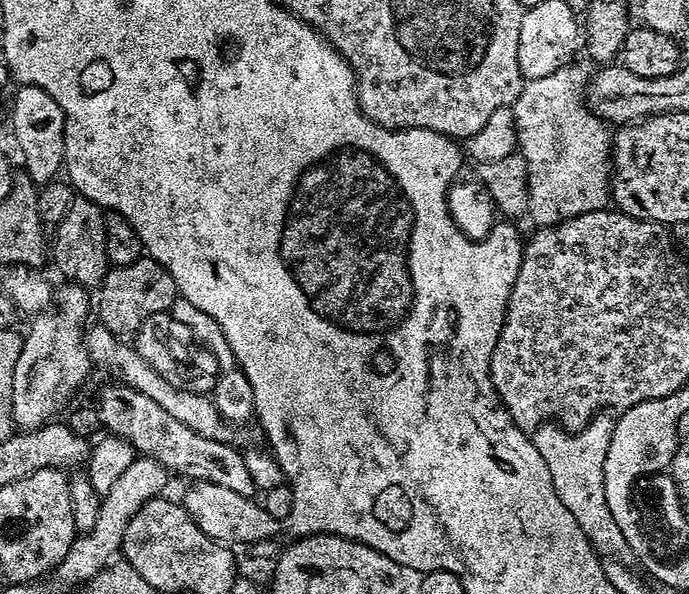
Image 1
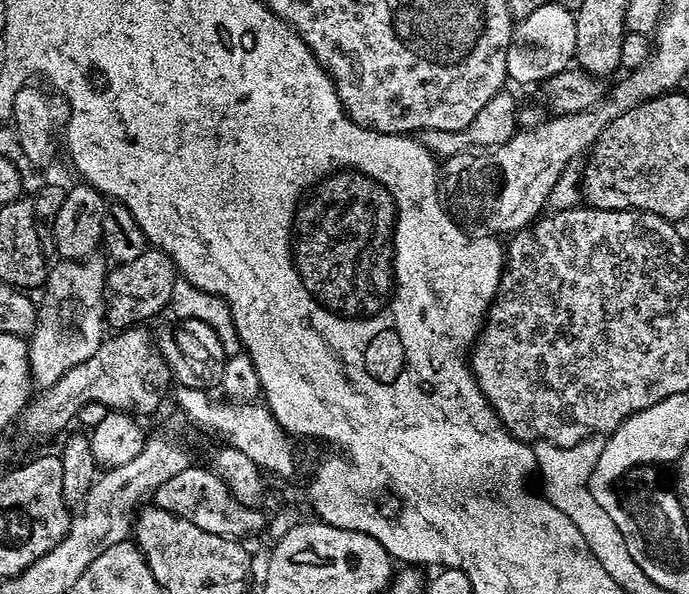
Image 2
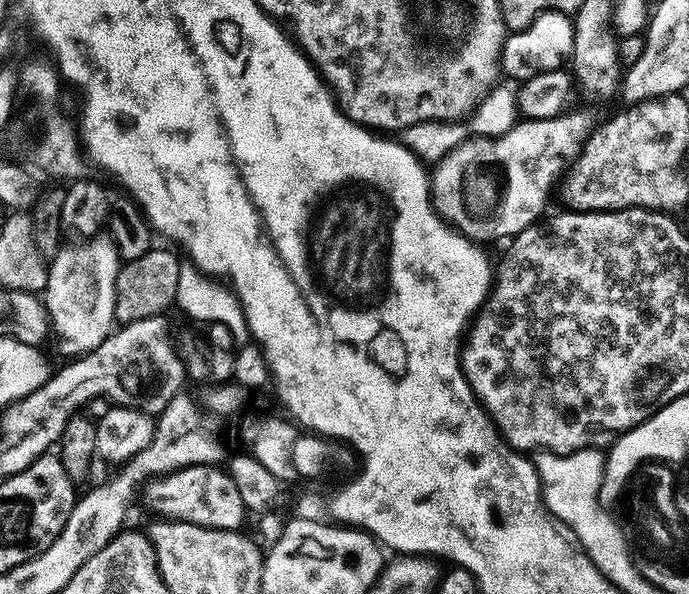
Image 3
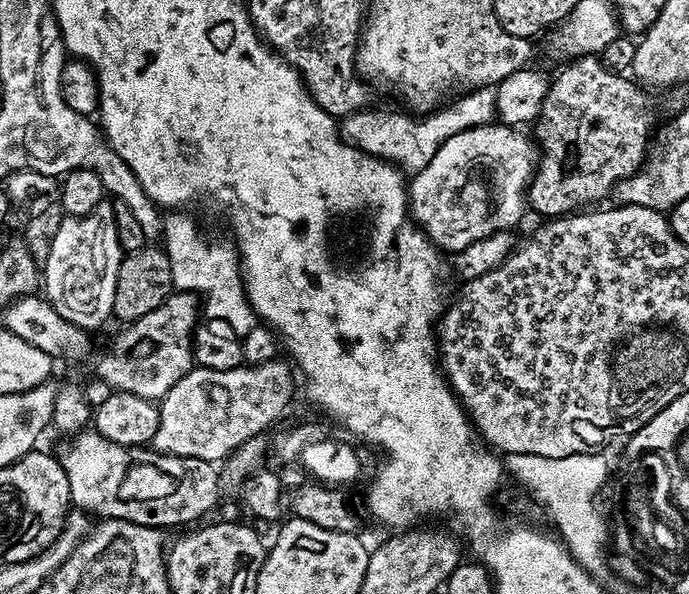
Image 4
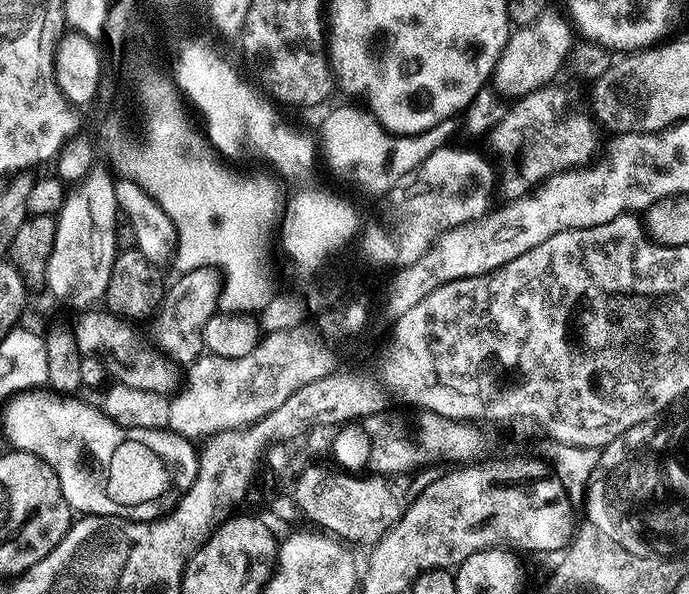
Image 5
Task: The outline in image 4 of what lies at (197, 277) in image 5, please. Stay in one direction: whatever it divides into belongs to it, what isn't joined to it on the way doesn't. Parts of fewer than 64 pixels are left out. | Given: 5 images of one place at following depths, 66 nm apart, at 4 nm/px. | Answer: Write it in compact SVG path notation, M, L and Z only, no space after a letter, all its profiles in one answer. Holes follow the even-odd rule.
M173 291L166 302L158 306L158 310L150 310L150 314L131 321L125 327L128 328L125 332L117 334L112 349L101 358L95 375L117 392L138 394L138 398L153 402L163 400L170 386L174 386L178 378L182 378L194 367L192 333L197 323L197 297L190 292Z

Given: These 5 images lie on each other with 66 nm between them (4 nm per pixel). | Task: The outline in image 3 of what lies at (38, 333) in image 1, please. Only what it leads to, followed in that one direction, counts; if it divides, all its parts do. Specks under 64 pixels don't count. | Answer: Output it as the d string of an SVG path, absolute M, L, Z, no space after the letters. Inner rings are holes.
M95 234L77 248L61 247L48 264L48 284L42 293L50 328L64 339L68 354L92 352L114 331L114 294L122 261L111 236Z

